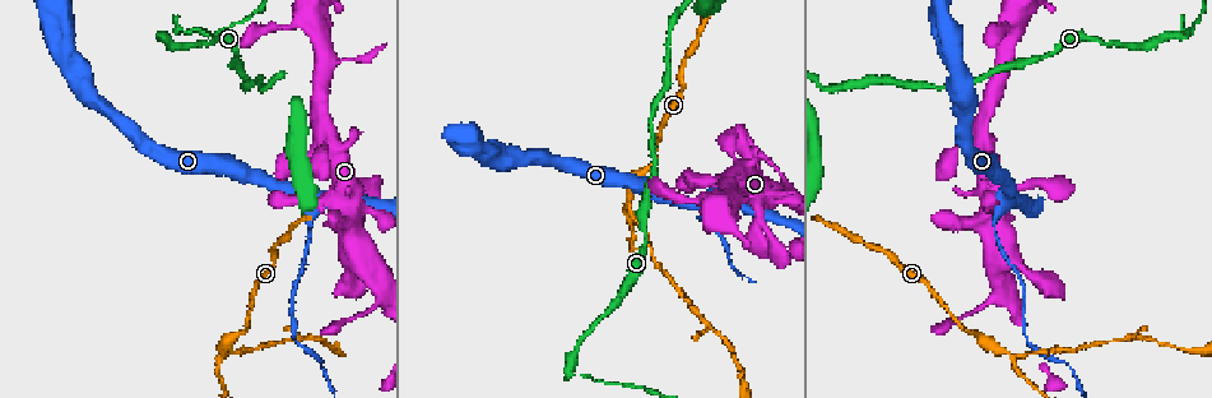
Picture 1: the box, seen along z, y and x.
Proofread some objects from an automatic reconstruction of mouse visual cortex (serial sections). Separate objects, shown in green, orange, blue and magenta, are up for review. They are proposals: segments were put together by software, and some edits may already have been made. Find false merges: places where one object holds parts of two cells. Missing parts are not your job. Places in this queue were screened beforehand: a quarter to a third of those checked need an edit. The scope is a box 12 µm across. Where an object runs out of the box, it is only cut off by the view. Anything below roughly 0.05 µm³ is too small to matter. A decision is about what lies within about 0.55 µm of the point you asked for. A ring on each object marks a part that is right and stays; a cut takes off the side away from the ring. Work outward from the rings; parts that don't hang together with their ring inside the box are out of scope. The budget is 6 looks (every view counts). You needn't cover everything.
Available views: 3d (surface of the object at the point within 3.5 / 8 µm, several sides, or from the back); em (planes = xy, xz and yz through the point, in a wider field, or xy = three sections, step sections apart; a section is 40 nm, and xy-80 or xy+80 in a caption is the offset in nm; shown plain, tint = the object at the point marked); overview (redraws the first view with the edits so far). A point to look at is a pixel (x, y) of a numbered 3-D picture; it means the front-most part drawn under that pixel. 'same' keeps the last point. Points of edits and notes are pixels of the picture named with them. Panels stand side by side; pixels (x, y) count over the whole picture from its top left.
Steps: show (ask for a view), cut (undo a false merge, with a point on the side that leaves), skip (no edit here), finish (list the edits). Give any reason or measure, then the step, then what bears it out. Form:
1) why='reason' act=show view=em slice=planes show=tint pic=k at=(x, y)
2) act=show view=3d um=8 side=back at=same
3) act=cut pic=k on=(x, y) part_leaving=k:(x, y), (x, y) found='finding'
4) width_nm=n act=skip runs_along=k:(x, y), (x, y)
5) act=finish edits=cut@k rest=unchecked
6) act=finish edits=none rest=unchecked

why='sharp bend' act=show view=3d um=8 side=back pic=1 at=(1000, 205)

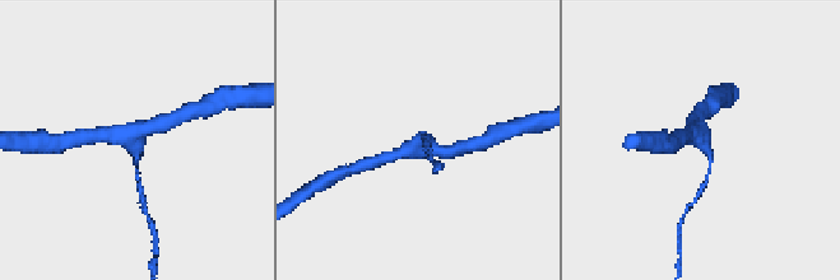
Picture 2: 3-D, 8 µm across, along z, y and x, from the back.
why='closer look' act=show view=3d um=3.5 pic=2 at=(136, 142)

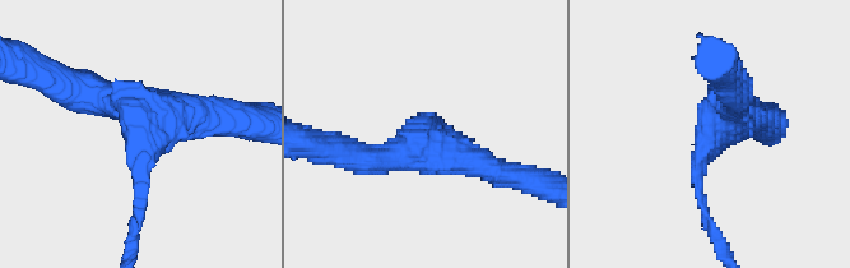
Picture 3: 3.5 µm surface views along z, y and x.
arm_widths_nm=250,350,400 act=skip runs_along=3:(72, 86), (145, 114), (228, 118) found='one cell here'

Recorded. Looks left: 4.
why='thin arm on a thick one' act=show view=3d um=3.5 pic=1 at=(630, 205)

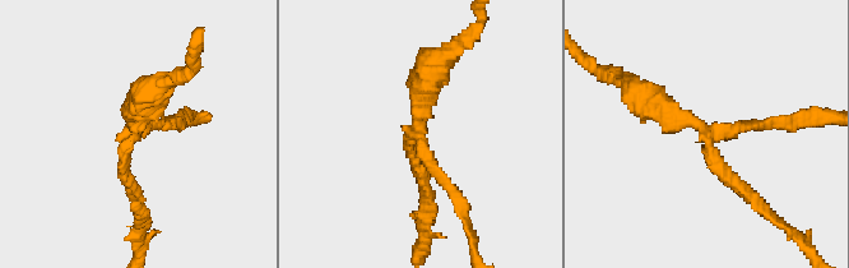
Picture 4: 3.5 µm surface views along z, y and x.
arms=3 arm_widths_nm=150,150,400 why='now the EM' act=show view=em slice=xy step=5 show=tint pic=4 at=(710, 132)

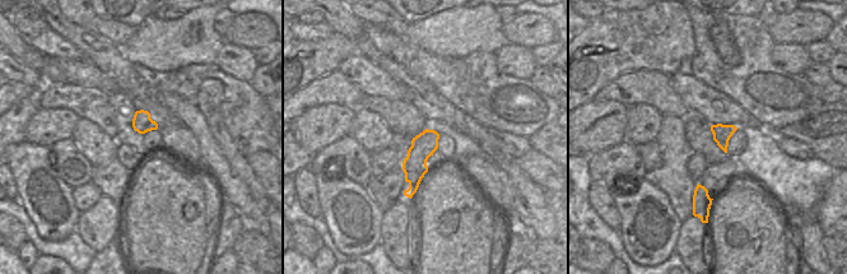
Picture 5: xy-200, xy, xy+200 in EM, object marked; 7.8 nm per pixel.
act=cut pic=4 on=(441, 176) found='a second cell is stuck on'

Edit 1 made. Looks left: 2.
act=show view=3d um=3.5 pic=1 at=(734, 157)

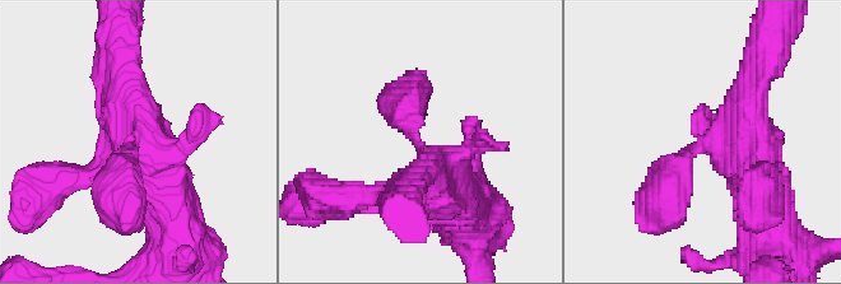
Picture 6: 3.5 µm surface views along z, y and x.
arms=4 arm_widths_nm=250,500,500,600 act=show view=em slice=xy step=5 show=tint pic=6 at=(700, 144)

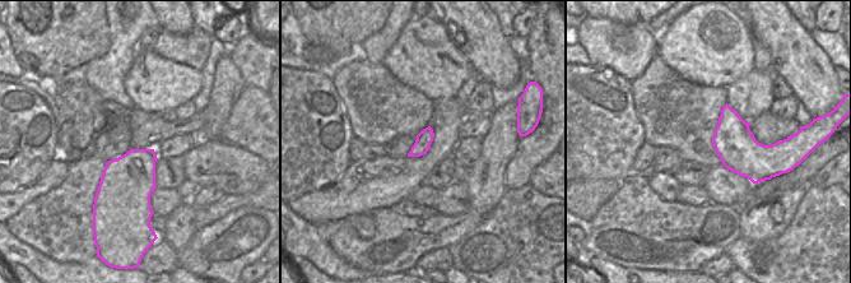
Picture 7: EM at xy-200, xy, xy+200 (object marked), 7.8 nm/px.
act=skip runs_along=6:(442, 192), (404, 113), (412, 92) found='all the same cell'

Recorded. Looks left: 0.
act=finish edits=cut@4 rest=unchecked

